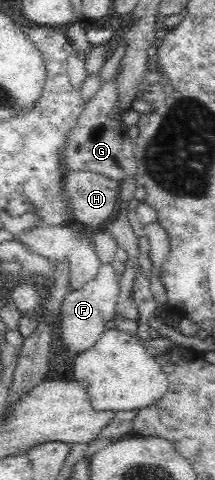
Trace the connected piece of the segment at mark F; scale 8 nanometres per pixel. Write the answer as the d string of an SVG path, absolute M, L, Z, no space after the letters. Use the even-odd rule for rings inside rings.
M110 262L101 263L98 273L82 289L75 289L64 295L57 331L61 331L64 338L62 344L67 351L70 351L72 358L76 359L76 355L92 348L92 345L106 331L106 321L111 319L116 312L118 294L120 294L119 274Z

